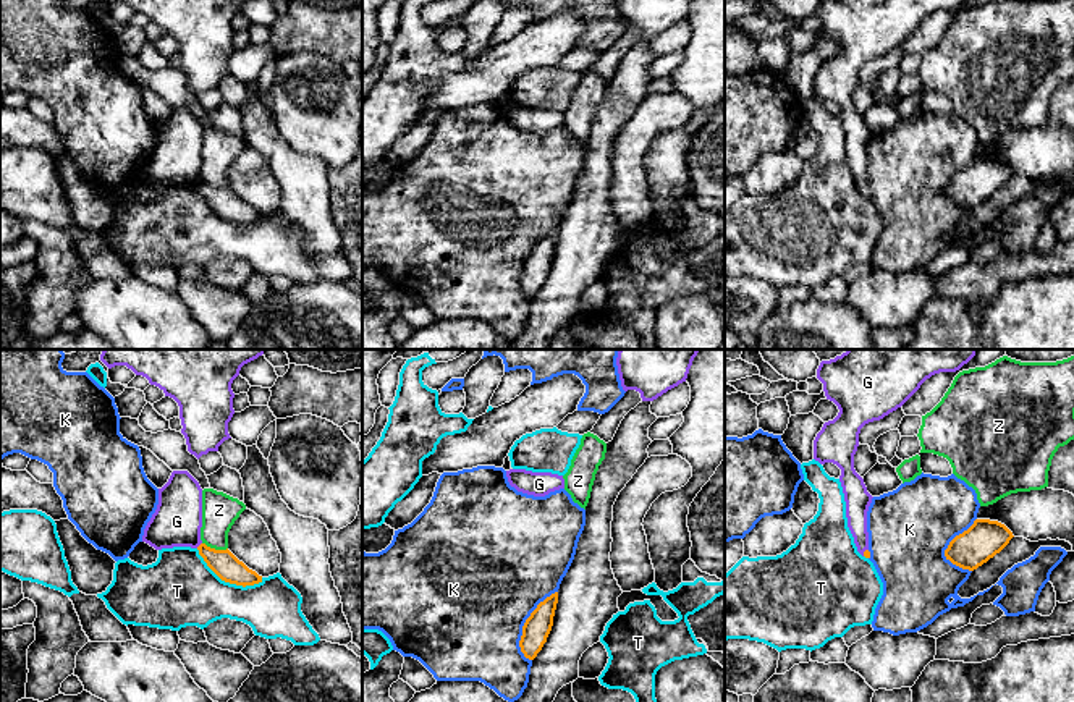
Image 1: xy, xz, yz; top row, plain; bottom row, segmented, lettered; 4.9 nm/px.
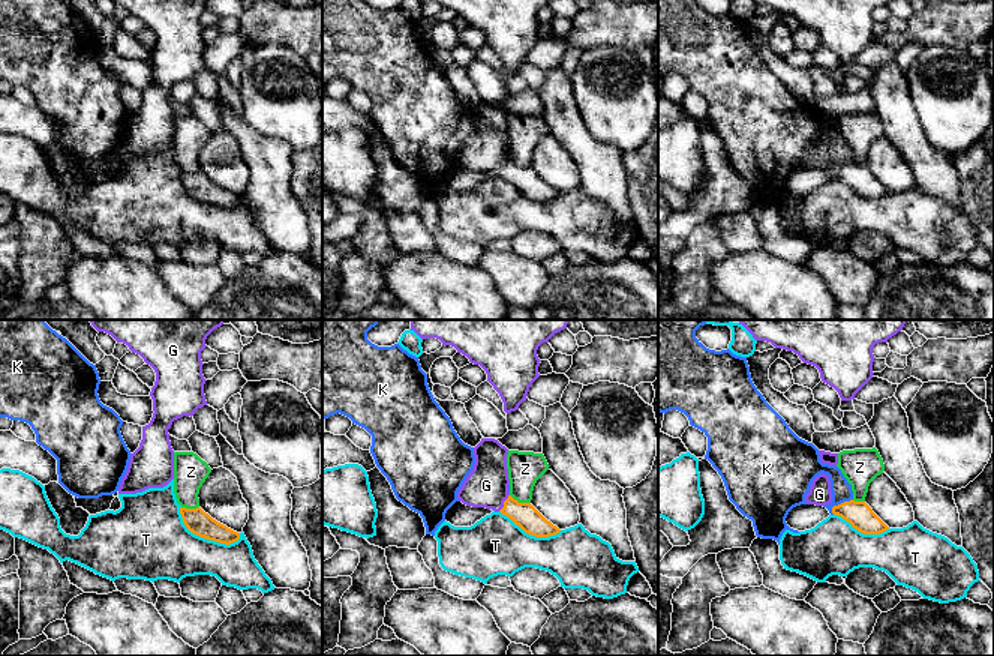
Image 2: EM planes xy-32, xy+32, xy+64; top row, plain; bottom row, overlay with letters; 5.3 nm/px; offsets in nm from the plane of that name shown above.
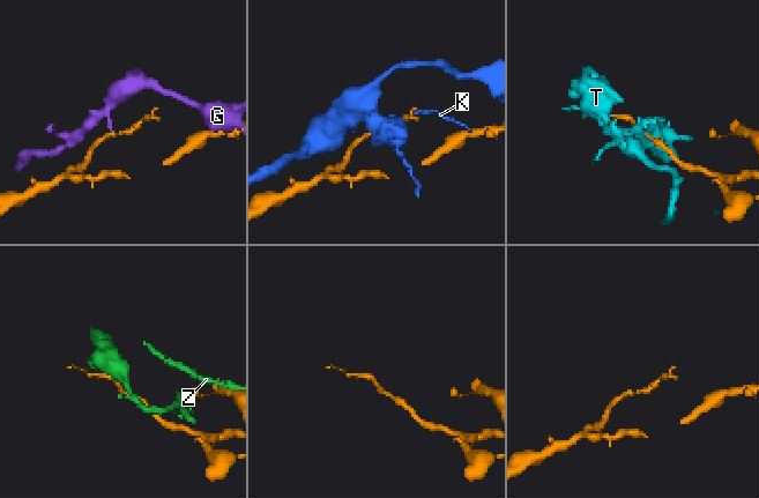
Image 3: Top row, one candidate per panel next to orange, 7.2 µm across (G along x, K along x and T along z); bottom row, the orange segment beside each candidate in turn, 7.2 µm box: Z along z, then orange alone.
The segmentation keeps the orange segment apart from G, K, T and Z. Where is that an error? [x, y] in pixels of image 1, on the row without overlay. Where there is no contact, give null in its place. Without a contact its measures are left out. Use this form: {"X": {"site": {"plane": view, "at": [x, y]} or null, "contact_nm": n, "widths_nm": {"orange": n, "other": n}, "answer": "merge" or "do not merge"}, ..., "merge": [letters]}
{"G": {"site": {"plane": "xy", "at": [199, 183]}, "contact_nm": 40, "widths_nm": {"orange": 140, "other": 240}, "answer": "do not merge"}, "K": {"site": {"plane": "xz", "at": [524, 261]}, "contact_nm": 380, "widths_nm": {"orange": 140, "other": 500}, "answer": "do not merge"}, "T": {"site": {"plane": "xy", "at": [227, 219]}, "contact_nm": 380, "widths_nm": {"orange": 140, "other": 360}, "answer": "do not merge"}, "Z": {"site": {"plane": "xy", "at": [214, 186]}, "contact_nm": 130, "widths_nm": {"orange": 140, "other": 180}, "answer": "do not merge"}, "merge": []}

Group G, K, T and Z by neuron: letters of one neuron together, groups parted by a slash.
G / K / T / Z

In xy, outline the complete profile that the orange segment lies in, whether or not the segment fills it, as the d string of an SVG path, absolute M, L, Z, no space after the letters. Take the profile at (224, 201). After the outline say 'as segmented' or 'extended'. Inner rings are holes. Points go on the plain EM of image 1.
M201 181L197 184L199 192L204 196L207 204L225 220L236 223L254 223L262 220L262 214L249 207L243 199L239 199L228 186L215 188Z; as segmented

